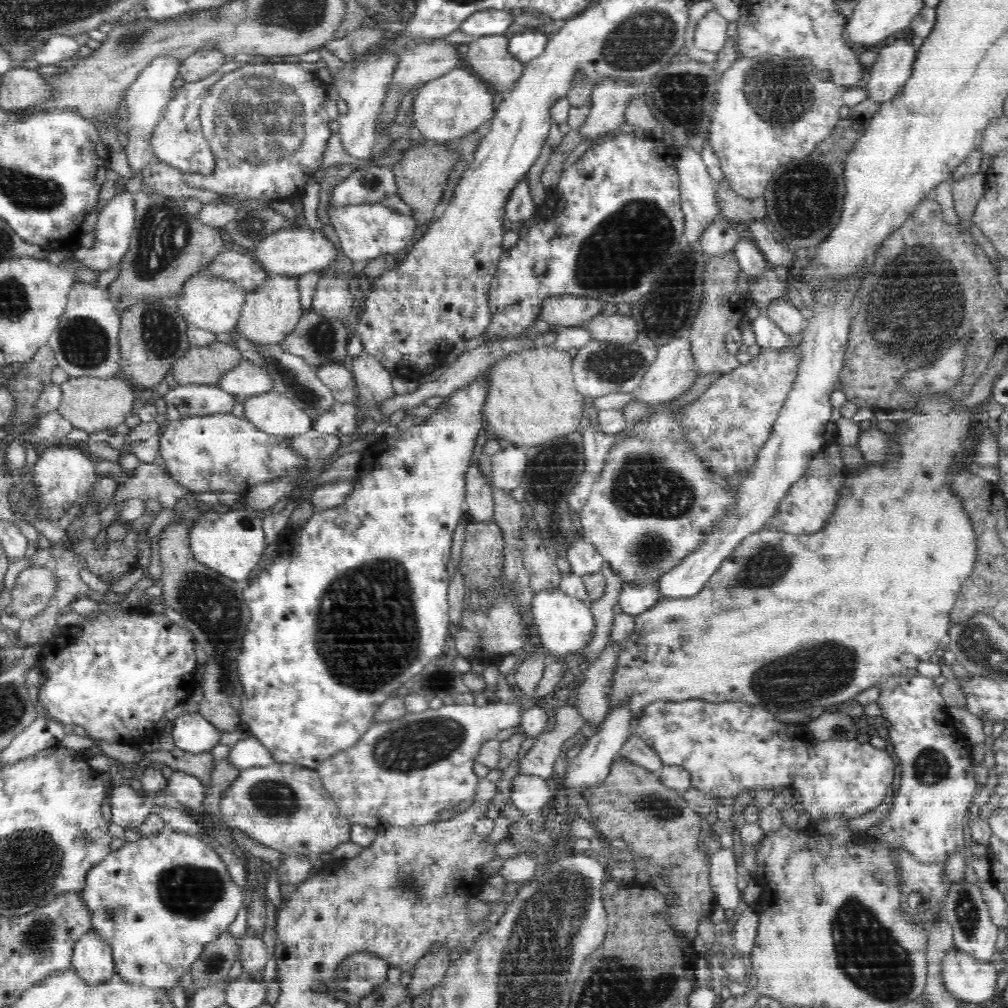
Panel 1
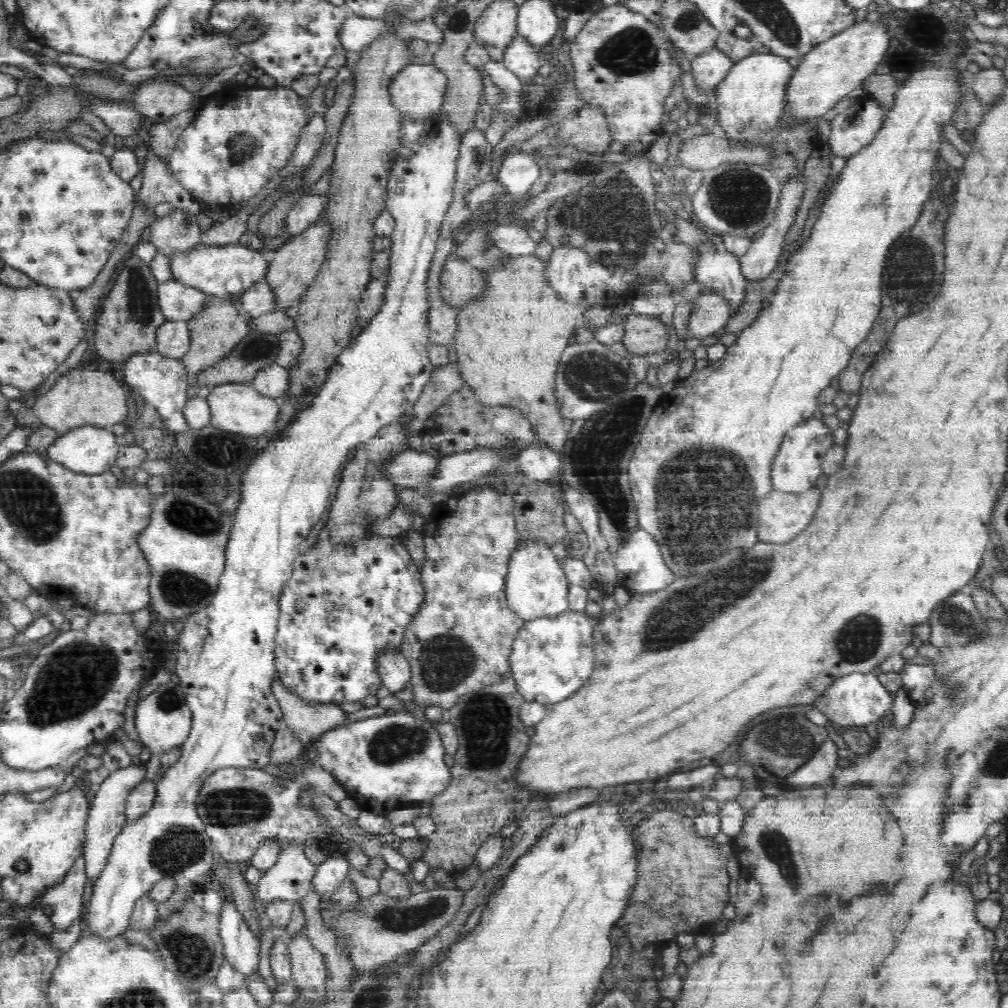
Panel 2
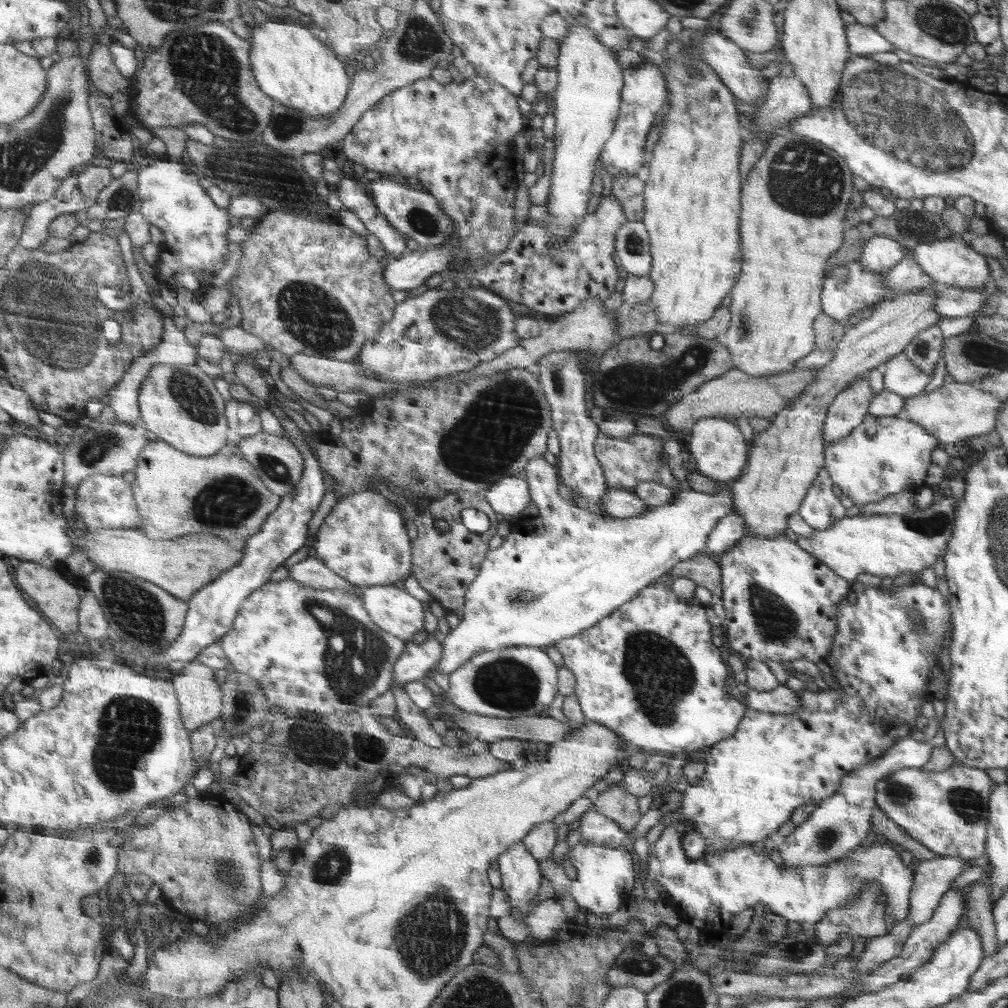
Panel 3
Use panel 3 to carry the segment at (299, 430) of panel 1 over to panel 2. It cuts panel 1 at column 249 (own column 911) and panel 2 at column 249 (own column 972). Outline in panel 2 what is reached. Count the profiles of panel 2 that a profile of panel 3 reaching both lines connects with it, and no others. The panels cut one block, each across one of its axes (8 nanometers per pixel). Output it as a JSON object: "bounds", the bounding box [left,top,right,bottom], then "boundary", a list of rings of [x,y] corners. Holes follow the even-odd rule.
{"bounds":[207,383,281,438],"boundary":[[[224,383],[215,386],[207,396],[207,403],[211,410],[209,424],[232,433],[244,434],[259,438],[271,432],[278,433],[276,421],[280,412],[281,401],[270,398],[257,391],[249,383]]]}

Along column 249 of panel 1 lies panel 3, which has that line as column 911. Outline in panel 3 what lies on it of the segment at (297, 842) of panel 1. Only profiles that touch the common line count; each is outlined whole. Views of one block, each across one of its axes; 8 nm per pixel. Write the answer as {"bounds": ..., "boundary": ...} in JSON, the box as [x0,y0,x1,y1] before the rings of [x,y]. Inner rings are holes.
{"bounds":[876,764,997,860],"boundary":[[[953,764],[946,770],[936,772],[902,768],[878,782],[876,802],[884,816],[938,856],[972,860],[985,853],[990,788],[994,784],[997,783],[986,775],[984,769],[962,764]]]}

